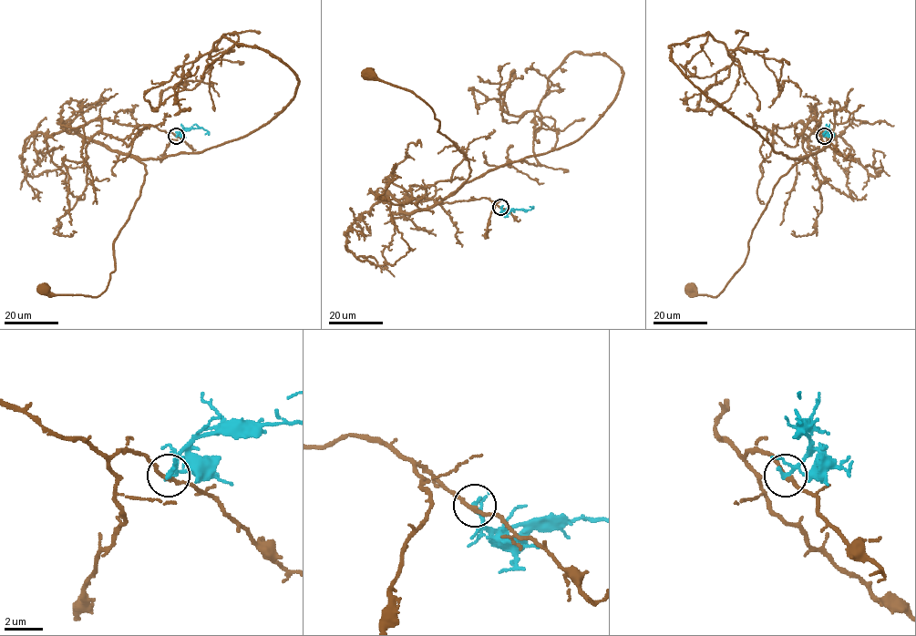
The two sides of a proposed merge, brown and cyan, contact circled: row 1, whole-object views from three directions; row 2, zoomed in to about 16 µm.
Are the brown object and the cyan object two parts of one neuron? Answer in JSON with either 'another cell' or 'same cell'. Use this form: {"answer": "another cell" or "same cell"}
{"answer": "another cell"}

